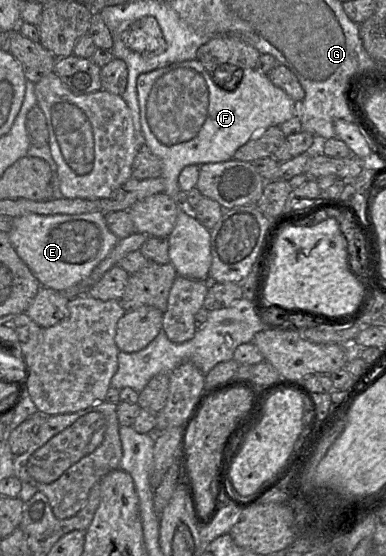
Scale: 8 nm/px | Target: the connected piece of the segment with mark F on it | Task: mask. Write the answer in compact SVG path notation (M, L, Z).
M196 59L140 74L137 78L137 93L145 144L160 159L164 193L175 202L180 191L178 177L185 166L230 160L239 147L252 139L253 134L270 126L281 125L297 115L298 107L290 96L270 81L268 74L256 69L243 69L238 86L233 91L227 91L213 82L211 74Z

